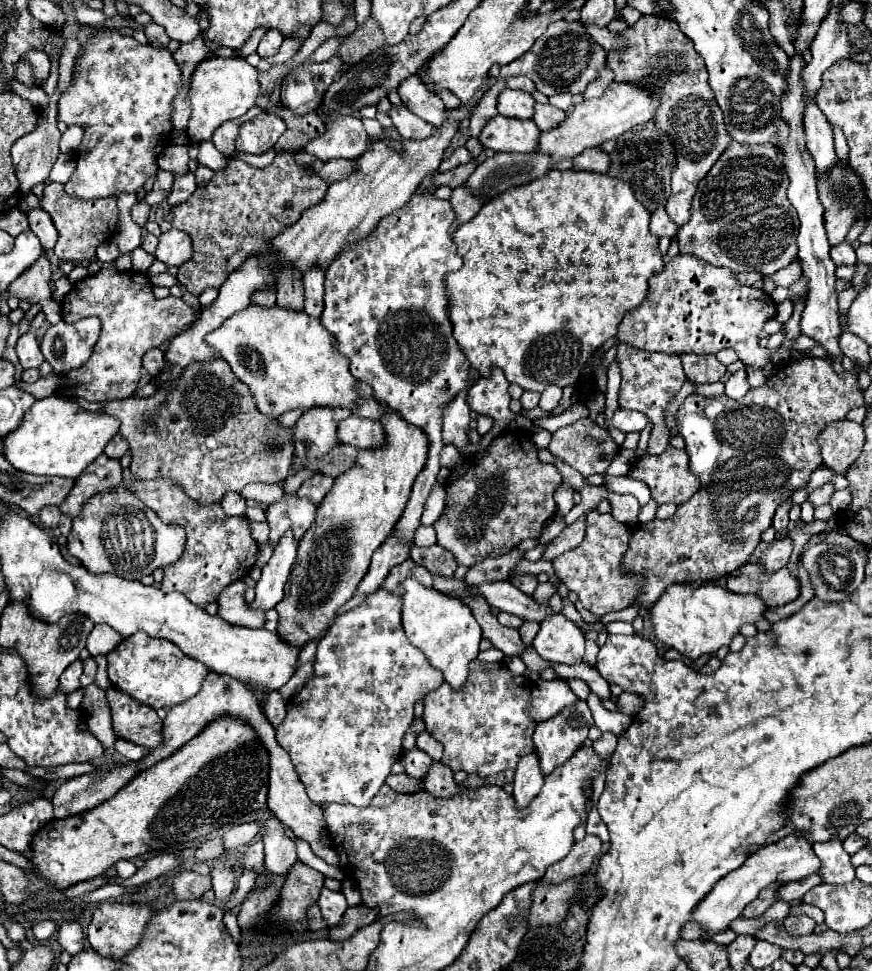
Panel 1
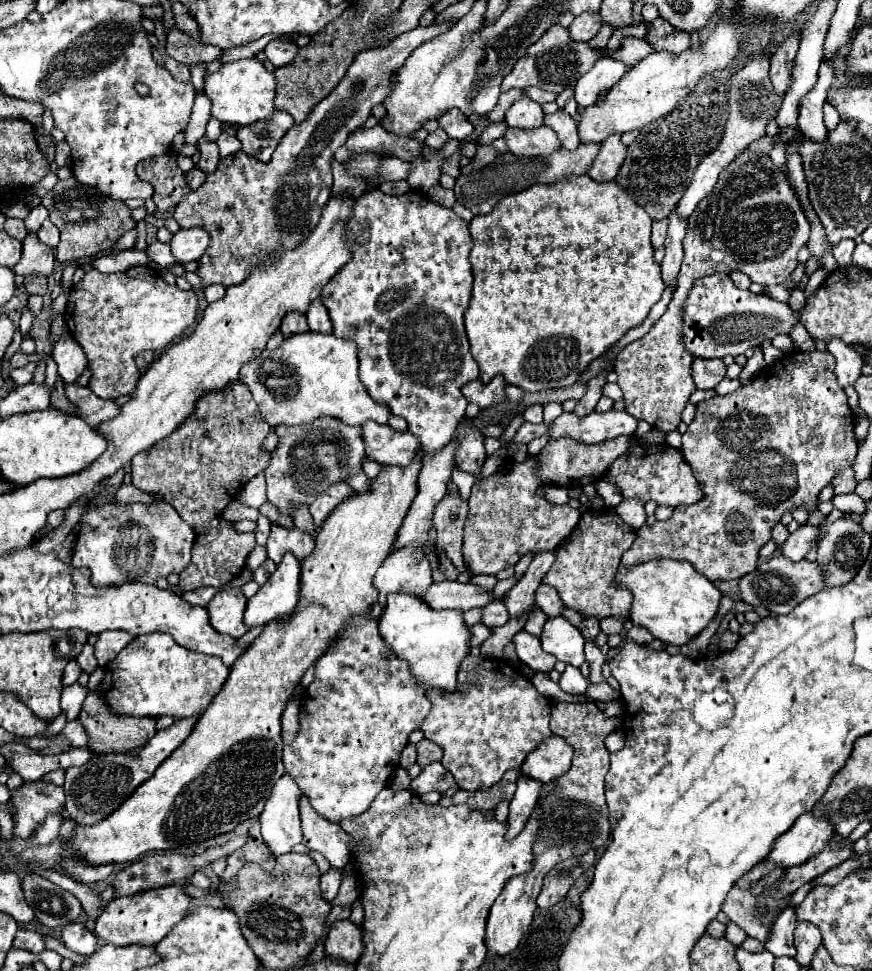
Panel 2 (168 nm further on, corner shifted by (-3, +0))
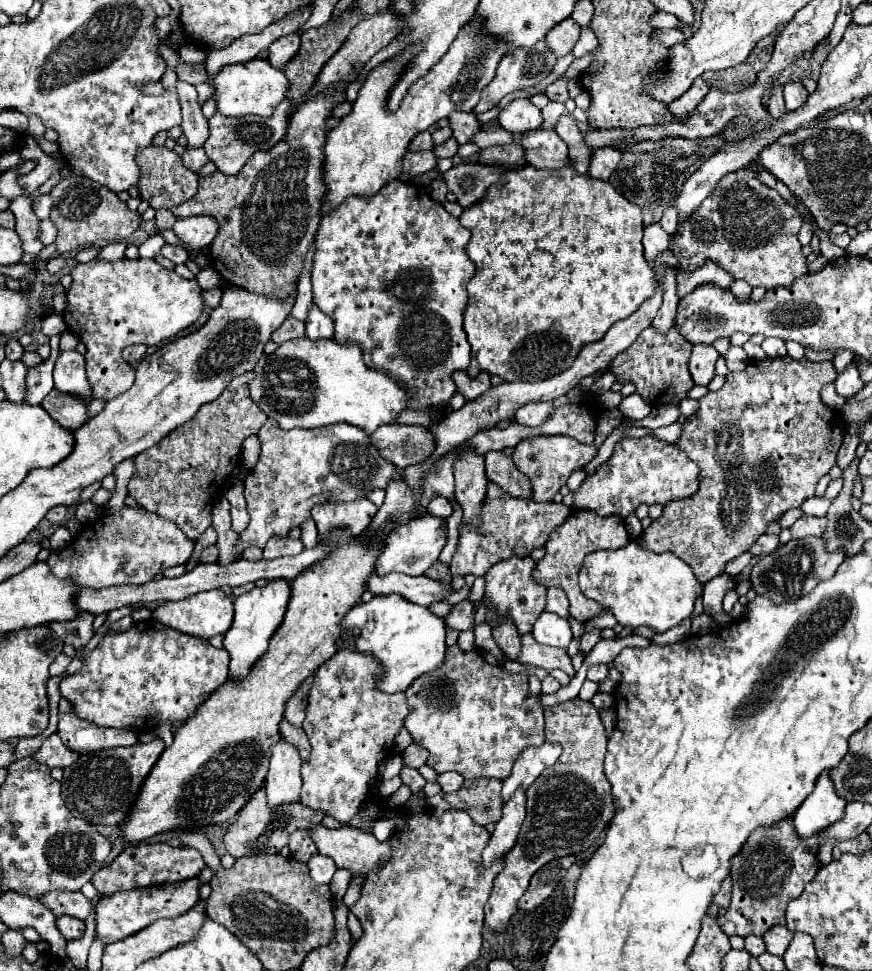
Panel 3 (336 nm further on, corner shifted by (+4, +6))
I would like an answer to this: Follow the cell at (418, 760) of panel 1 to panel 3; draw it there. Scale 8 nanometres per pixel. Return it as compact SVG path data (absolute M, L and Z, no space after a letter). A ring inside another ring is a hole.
M443 772L437 776L437 784L443 788L443 792L455 792L461 788L463 778L457 772Z

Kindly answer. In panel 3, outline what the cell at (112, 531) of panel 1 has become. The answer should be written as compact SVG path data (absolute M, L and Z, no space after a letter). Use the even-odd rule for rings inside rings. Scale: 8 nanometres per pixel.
M123 506L117 514L107 514L85 526L87 542L75 542L73 552L52 551L47 563L57 578L73 578L79 586L107 588L115 584L145 584L165 568L185 564L195 542L171 520L161 520L157 514L141 506Z

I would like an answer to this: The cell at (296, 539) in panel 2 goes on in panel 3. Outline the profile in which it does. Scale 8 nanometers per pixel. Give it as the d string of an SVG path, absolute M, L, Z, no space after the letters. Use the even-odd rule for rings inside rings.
M289 536L273 538L273 540L269 540L269 544L263 550L265 552L263 558L271 560L271 558L281 558L281 556L297 556L303 550L305 550L305 546L301 544L301 540L293 540Z

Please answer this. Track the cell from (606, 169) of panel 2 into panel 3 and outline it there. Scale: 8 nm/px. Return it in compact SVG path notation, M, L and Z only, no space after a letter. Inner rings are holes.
M599 148L593 150L589 162L589 176L599 180L609 180L611 172L617 168L621 160L621 152L617 148Z

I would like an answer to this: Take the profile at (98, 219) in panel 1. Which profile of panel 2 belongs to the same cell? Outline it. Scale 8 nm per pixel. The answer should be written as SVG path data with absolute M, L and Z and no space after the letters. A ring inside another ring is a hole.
M76 178L58 180L58 184L42 198L42 204L50 212L50 222L60 230L60 244L56 246L56 260L60 264L110 250L128 230L136 226L132 210L124 202L96 194L90 186L80 184Z

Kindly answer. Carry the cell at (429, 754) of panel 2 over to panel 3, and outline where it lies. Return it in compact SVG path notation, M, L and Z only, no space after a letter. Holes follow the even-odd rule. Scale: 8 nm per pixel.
M409 744L407 750L403 752L403 764L405 766L411 766L411 768L419 768L427 762L427 756L429 756L429 750L427 748L421 748L419 744Z

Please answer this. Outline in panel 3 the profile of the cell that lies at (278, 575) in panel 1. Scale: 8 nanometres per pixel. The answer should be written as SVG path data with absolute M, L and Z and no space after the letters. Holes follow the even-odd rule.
M269 580L267 586L253 588L235 600L235 620L223 640L223 644L231 656L231 664L229 664L231 678L247 676L253 662L267 650L269 638L273 636L273 632L279 628L279 624L283 620L289 598L291 598L291 586L287 580Z

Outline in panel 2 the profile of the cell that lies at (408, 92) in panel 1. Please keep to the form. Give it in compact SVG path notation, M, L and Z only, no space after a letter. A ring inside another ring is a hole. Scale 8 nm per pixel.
M448 110L448 114L440 116L438 122L440 122L440 128L444 128L446 134L456 140L466 140L474 130L474 126L468 122L464 114L460 114L460 110Z

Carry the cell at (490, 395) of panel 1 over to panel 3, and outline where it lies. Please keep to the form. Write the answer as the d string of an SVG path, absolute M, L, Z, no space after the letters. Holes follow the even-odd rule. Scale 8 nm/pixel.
M455 372L453 382L457 384L457 392L463 394L465 400L475 400L479 394L485 392L485 388L491 386L487 372L481 372L477 378L469 378L467 372Z

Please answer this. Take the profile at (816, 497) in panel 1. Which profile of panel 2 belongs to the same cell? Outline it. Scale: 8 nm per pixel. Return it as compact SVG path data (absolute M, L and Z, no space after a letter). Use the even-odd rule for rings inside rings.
M852 466L840 470L836 474L836 478L832 478L832 486L834 486L834 494L848 494L848 492L854 492L856 488L856 478L854 478L854 470Z

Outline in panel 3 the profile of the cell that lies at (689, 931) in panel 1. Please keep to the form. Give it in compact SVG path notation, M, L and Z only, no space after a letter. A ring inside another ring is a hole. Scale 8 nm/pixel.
M781 820L773 828L757 828L741 852L733 858L731 906L723 916L717 916L721 930L731 936L761 936L777 924L785 924L785 908L789 900L801 896L803 886L813 880L819 870L817 864L817 834L809 840L797 840L793 820Z

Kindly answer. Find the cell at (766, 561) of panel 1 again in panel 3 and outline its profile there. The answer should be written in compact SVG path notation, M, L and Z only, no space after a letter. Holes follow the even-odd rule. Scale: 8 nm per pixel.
M801 516L789 530L791 530L791 538L799 540L805 536L821 536L825 532L825 524L827 518L815 518L815 516Z

